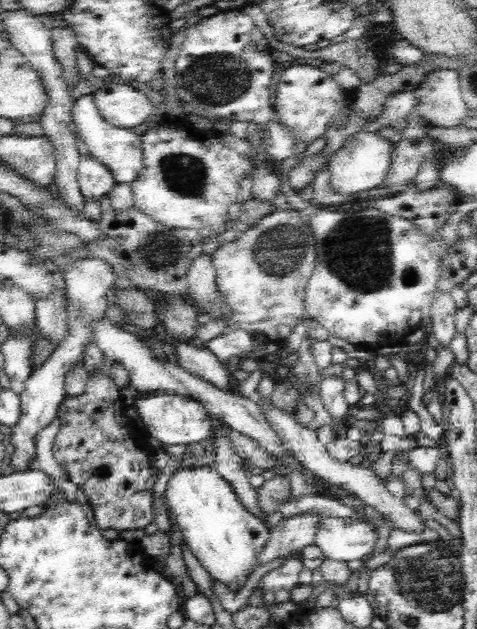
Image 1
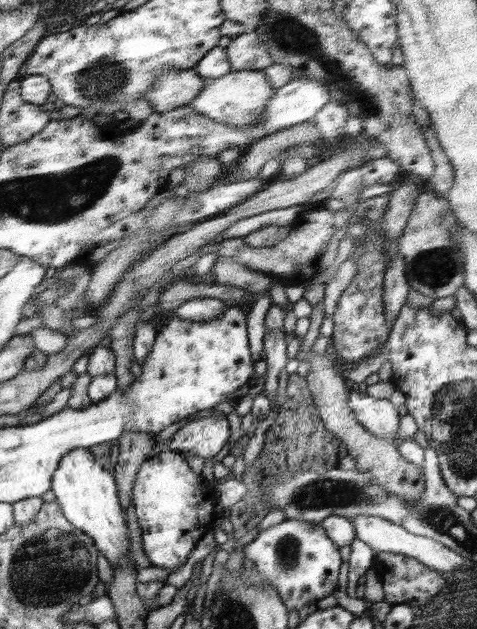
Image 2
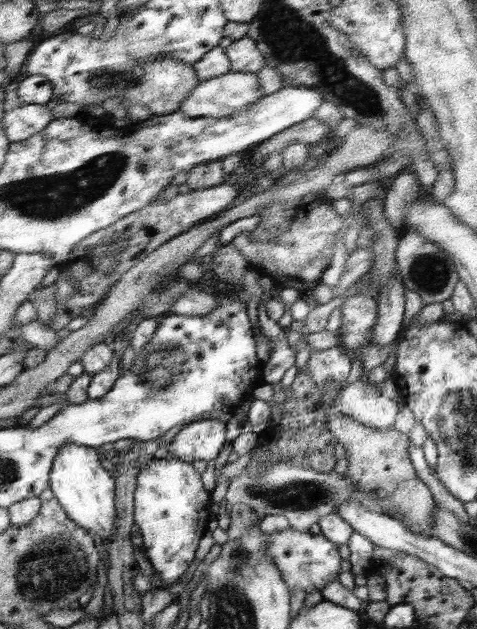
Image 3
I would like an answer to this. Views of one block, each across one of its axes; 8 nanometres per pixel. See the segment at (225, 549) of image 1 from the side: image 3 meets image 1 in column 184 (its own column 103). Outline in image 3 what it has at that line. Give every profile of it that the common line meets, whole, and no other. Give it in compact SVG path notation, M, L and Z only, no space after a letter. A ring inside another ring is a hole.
M66 443L59 448L50 473L50 490L54 493L54 498L59 500L76 524L92 536L100 536L106 547L111 536L115 535L118 506L114 506L114 478L101 464L98 449Z

